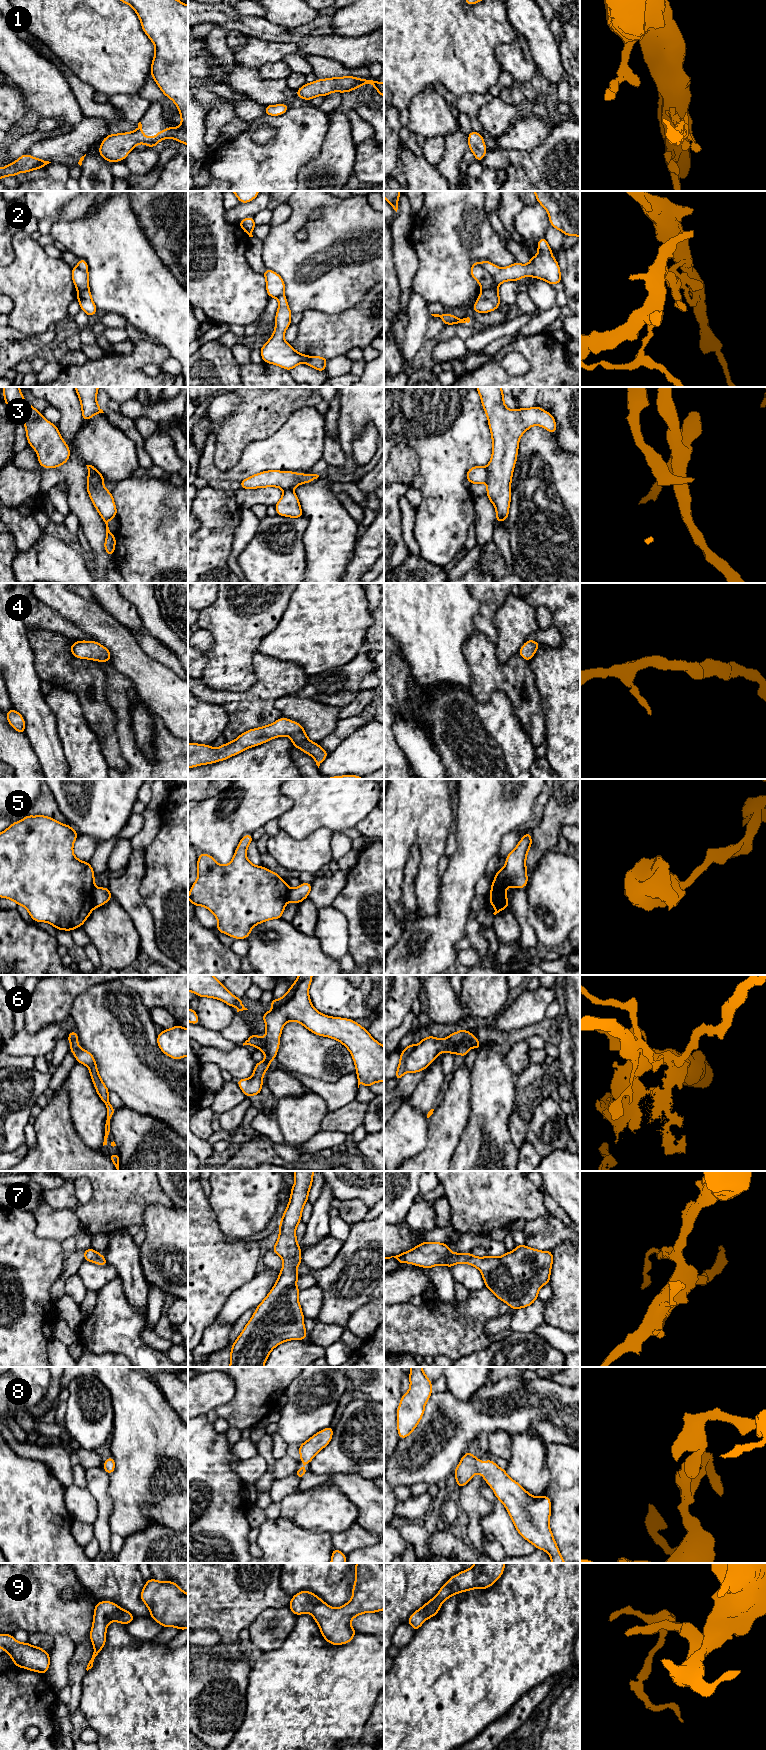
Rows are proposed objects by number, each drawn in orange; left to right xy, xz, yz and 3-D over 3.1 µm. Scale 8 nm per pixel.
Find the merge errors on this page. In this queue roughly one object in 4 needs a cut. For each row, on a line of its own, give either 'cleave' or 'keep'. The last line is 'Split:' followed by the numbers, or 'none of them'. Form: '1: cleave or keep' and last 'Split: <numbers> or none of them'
1: keep
2: cleave
3: cleave
4: keep
5: cleave
6: keep
7: keep
8: keep
9: keep
Split: 2, 3, 5

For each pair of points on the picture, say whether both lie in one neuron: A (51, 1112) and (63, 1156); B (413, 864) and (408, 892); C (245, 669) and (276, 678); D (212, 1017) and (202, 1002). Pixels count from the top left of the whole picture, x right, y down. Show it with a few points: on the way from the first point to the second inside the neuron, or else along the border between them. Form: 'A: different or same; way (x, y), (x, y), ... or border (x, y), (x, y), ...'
A: same; way (54, 1123), (58, 1145)
B: same; way (411, 871), (408, 885)
C: different; border (257, 650), (252, 656), (255, 682), (241, 692)
D: same; way (212, 1013), (206, 1006)

